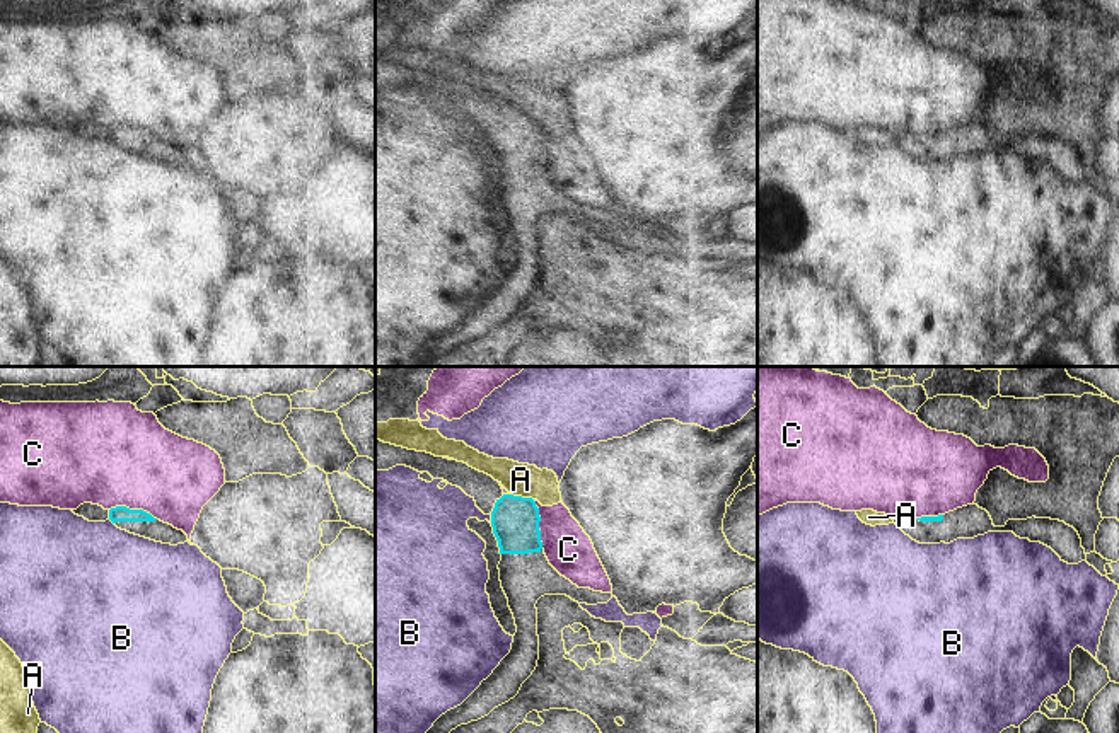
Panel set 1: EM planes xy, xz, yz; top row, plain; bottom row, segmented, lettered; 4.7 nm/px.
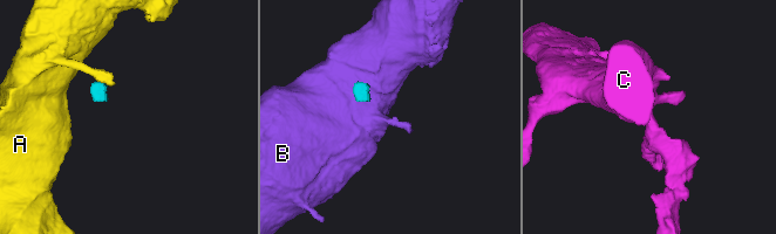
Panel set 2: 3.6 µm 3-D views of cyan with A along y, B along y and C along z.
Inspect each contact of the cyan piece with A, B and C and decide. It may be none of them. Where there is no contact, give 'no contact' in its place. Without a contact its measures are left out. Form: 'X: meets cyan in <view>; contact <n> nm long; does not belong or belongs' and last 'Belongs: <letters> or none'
A: meets cyan in xz; contact 120 nm long; does not belong
B: meets cyan in xz; contact 50 nm long; does not belong
C: meets cyan in xz; contact 240 nm long; does not belong
Belongs: none

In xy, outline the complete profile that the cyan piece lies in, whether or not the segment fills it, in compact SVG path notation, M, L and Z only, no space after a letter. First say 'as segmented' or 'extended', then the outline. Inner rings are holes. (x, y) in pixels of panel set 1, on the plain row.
extended | M116 124L109 128L109 138L121 148L155 160L171 164L189 160L188 153L183 148L177 148L172 143L154 136L150 131L143 128Z

